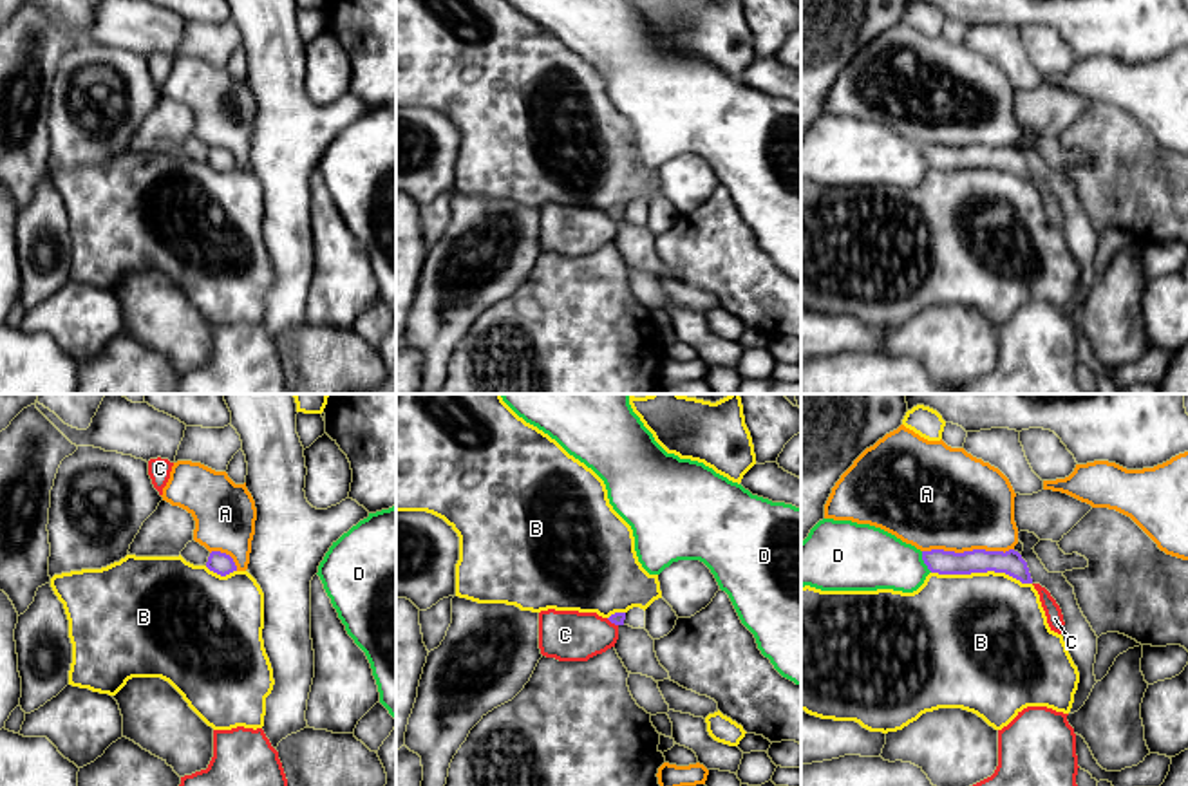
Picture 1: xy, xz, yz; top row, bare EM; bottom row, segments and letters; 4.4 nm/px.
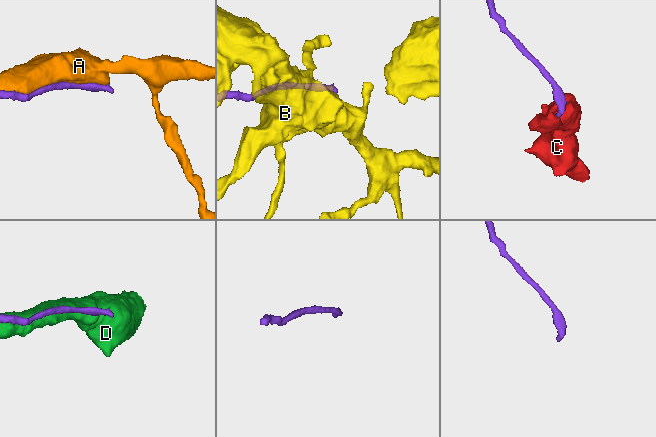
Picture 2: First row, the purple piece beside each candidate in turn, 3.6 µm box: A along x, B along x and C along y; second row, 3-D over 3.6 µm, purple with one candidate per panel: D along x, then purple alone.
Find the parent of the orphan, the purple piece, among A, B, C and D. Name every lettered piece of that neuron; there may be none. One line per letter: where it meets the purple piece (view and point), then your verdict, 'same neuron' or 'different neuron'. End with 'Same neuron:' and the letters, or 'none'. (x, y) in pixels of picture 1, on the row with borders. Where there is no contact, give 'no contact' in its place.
A: contact yz (968, 552); different neuron
B: contact yz (982, 571); different neuron
C: contact xz (612, 622); different neuron
D: contact yz (924, 562); different neuron
Same neuron: none

